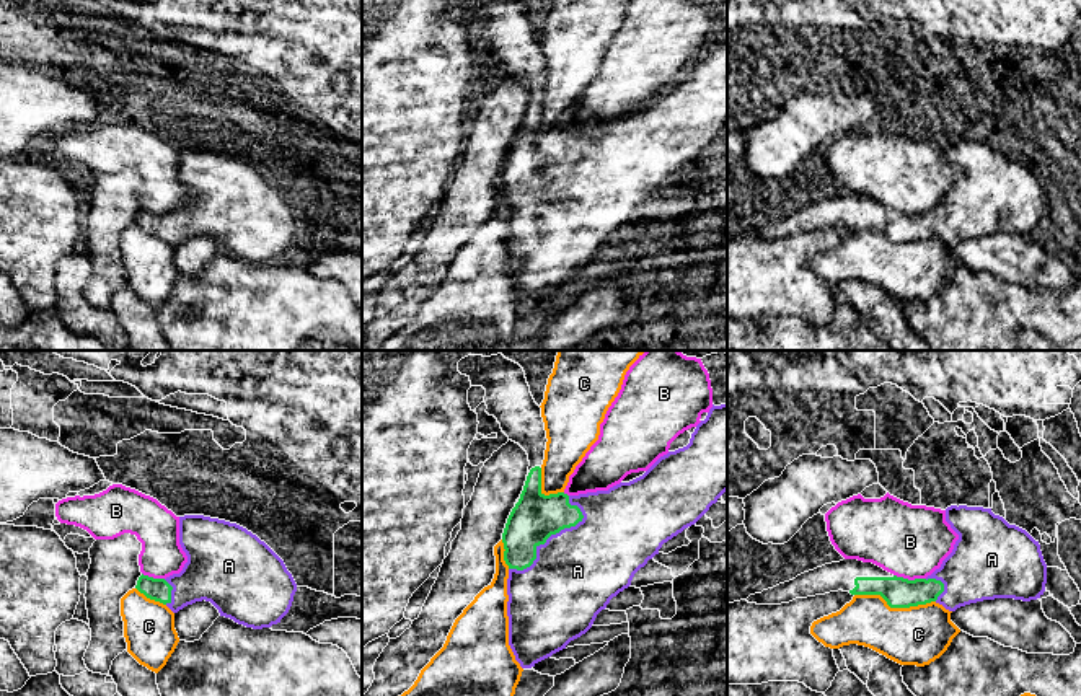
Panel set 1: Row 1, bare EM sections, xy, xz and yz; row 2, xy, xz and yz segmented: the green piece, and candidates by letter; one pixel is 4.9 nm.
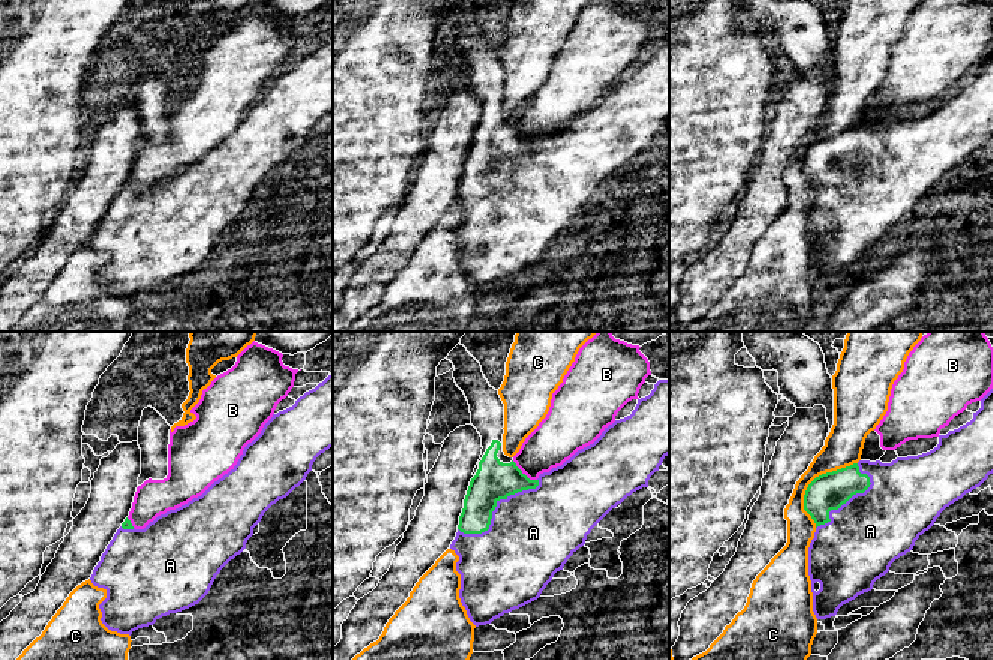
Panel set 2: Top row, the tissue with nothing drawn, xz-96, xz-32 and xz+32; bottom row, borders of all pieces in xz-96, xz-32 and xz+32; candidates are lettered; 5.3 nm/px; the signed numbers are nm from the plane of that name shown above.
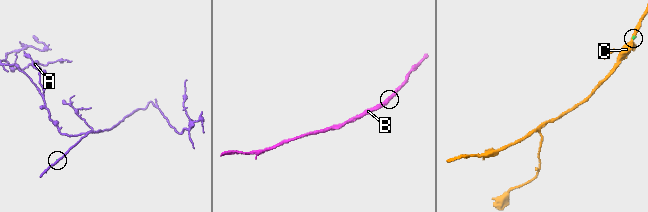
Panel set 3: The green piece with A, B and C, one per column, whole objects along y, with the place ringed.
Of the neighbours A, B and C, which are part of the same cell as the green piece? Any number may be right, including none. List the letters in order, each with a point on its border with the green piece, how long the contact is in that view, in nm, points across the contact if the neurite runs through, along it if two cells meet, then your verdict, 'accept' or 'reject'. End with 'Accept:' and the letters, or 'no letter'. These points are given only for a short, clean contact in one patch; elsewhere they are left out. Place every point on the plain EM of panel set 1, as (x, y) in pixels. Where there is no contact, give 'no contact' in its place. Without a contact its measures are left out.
A: contact xz (553, 168); length 480 nm; accept
B: contact yz (910, 215); length 160 nm; reject
C: contact yz (895, 242); length 400 nm; reject
Accept: A

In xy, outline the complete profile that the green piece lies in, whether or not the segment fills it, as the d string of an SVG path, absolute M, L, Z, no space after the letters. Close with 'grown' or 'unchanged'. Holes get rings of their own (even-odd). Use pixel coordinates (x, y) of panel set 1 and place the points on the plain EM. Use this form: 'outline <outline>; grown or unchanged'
outline M204 150L179 152L179 179L188 191L179 209L166 214L140 210L135 223L178 248L196 236L210 236L220 251L253 264L271 262L289 248L297 218L284 196L246 163Z; grown

